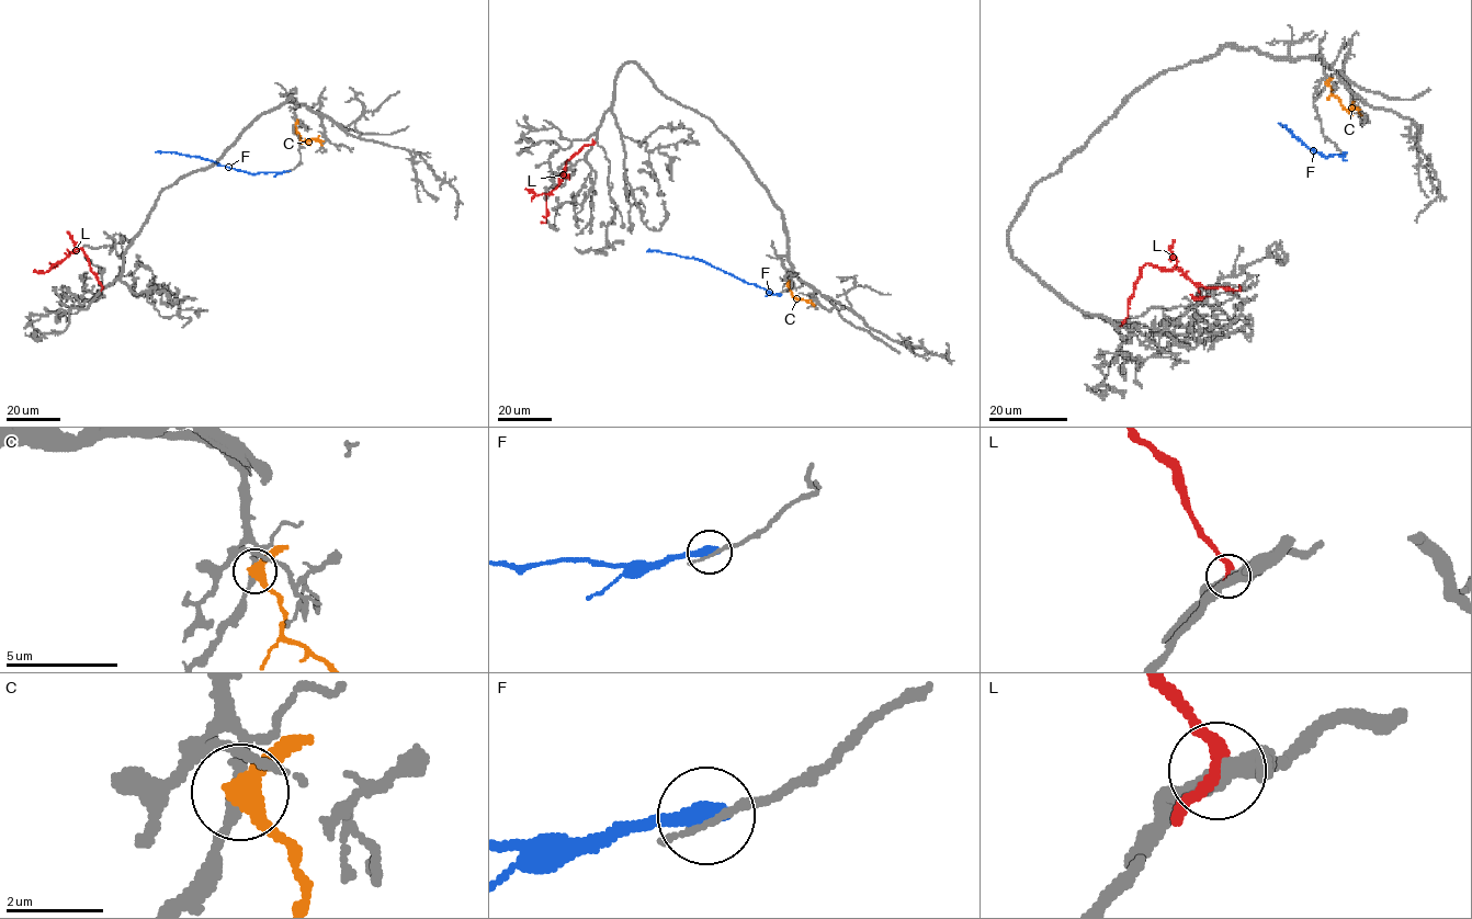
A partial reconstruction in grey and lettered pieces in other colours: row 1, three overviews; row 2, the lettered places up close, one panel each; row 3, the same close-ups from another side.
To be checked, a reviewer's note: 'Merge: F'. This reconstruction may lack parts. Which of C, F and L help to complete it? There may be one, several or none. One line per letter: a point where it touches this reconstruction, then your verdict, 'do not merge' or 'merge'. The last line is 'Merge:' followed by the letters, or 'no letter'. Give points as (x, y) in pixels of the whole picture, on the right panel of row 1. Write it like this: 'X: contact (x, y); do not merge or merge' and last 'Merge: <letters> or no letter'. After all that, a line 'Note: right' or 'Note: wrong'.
C: contact (1326, 82); do not merge
F: contact (1344, 152); do not merge
L: contact (1123, 321); do not merge
Merge: no letter
Note: wrong

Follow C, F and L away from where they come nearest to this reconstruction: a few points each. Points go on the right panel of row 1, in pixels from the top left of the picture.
C: (1326, 82), (1344, 108), (1349, 110), (1352, 105), (1361, 115)
F: (1344, 152), (1324, 157), (1281, 125)
L: (1123, 321), (1140, 271), (1146, 263), (1179, 270), (1201, 287), (1241, 290), (1240, 285)

